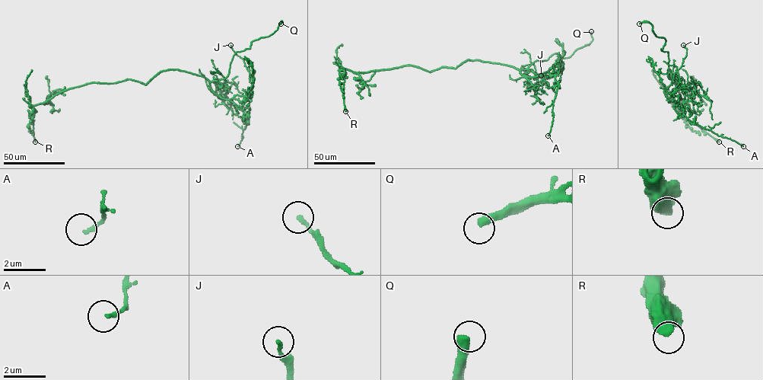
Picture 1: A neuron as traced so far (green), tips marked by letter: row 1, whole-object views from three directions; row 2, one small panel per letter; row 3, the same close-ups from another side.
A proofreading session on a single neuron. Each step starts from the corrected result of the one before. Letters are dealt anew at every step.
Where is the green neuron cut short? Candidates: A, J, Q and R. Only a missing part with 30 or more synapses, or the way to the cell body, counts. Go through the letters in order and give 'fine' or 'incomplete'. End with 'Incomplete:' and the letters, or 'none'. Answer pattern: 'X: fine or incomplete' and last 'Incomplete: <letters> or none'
A: fine
J: fine
Q: incomplete
R: fine
Incomplete: Q

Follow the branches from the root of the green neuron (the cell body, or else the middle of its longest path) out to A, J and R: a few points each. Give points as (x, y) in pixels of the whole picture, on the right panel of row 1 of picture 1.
A: (671, 78), (669, 69), (681, 88), (685, 96), (683, 112), (691, 122), (743, 146)
J: (671, 78), (669, 69), (677, 80), (683, 99), (666, 90), (686, 55), (683, 45)
R: (671, 78), (675, 84), (675, 79), (678, 81), (673, 83), (680, 93), (678, 113), (719, 142)

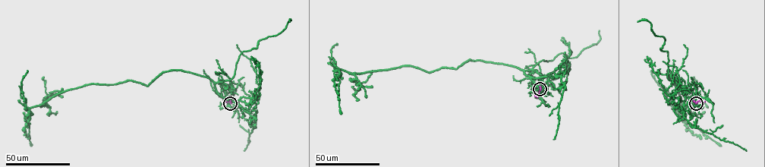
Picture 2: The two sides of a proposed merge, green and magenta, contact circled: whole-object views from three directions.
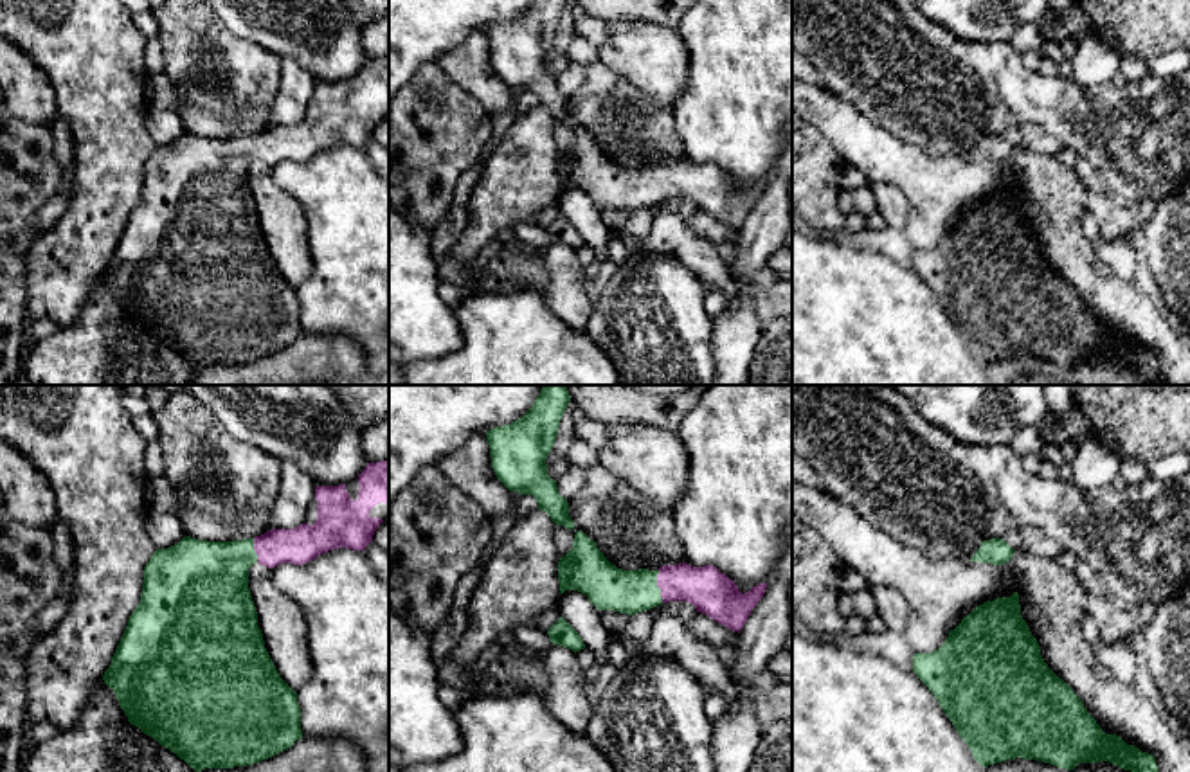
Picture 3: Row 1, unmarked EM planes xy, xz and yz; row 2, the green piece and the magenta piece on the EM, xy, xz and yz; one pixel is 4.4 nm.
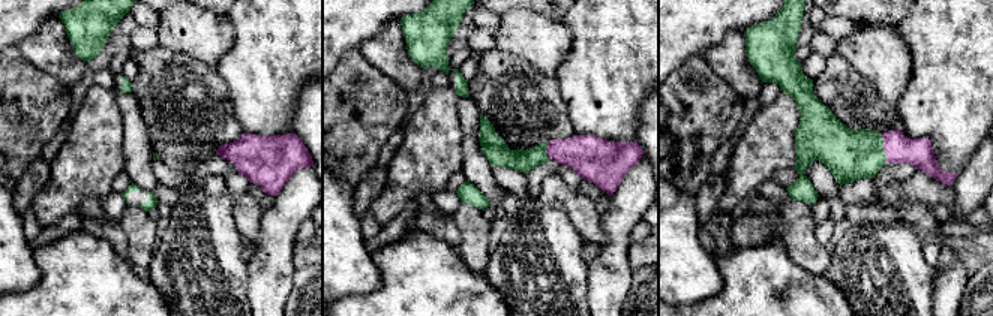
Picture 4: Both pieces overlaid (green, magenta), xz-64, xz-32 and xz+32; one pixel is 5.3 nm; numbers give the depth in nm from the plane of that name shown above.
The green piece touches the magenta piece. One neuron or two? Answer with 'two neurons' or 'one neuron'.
one neuron

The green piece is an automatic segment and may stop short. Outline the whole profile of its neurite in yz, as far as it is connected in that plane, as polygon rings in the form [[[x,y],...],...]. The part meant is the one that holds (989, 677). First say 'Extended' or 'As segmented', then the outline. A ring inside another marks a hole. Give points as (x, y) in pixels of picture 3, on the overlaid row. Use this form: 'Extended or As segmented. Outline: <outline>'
As segmented. Outline: [[[1017,592],[976,606],[938,650],[915,653],[913,671],[983,768],[1021,758],[1066,770],[1078,763],[1109,761],[1131,772],[1159,772],[1152,754],[1127,745],[1116,734],[1105,734],[1075,691],[1048,668],[1021,617]]]

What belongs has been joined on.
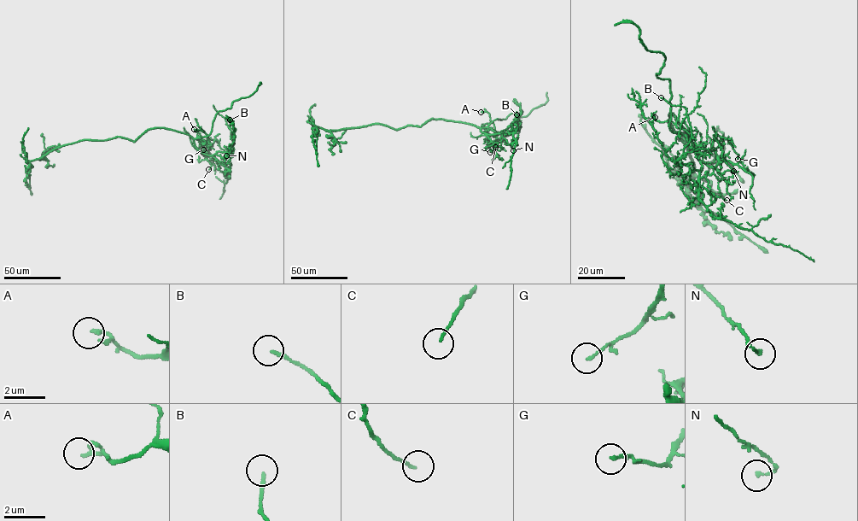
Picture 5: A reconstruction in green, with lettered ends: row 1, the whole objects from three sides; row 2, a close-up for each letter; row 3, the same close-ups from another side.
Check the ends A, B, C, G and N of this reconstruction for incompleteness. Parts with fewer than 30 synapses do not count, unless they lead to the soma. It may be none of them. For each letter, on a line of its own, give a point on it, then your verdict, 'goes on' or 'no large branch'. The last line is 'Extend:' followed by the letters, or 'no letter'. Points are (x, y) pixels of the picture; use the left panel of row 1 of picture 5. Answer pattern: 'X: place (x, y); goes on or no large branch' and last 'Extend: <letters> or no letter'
A: place (194, 129); no large branch
B: place (230, 120); no large branch
C: place (208, 169); no large branch
G: place (203, 149); no large branch
N: place (226, 155); no large branch
Extend: no letter

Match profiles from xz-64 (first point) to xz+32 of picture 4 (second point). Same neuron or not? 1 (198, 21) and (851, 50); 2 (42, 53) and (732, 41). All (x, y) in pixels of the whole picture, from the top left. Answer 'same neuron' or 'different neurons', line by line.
1: same neuron
2: same neuron

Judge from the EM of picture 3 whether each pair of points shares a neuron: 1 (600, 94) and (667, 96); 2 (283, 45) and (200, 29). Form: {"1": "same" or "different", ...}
{"1": "different", "2": "different"}

